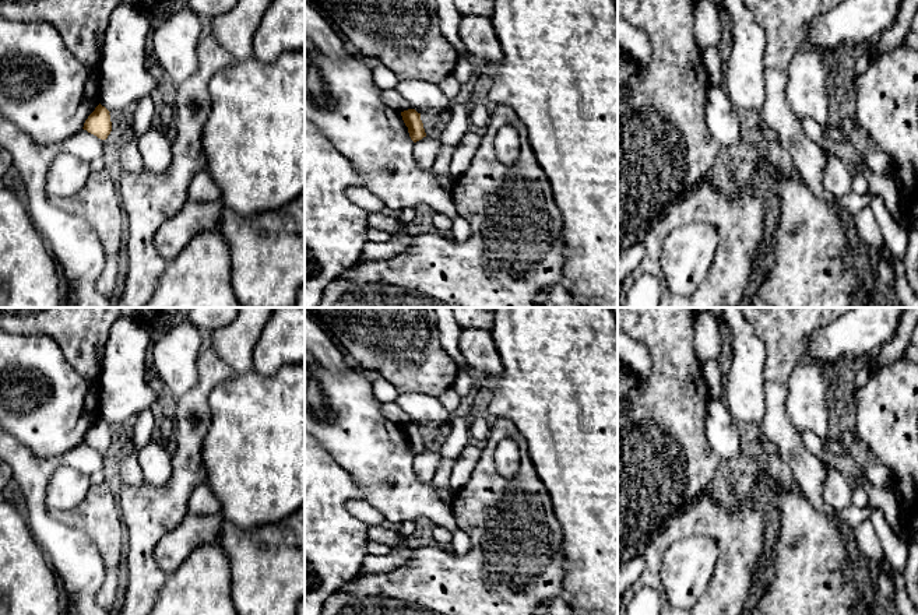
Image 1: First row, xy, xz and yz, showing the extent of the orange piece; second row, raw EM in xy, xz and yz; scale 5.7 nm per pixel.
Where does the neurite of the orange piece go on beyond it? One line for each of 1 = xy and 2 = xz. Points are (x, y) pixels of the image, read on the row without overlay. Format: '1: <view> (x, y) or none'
1: none
2: none

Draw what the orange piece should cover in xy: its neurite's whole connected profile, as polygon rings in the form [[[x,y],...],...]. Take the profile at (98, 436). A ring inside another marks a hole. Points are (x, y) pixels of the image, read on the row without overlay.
[[[99,417],[85,433],[82,442],[101,453],[106,453],[112,444],[112,435],[109,426],[110,425]]]

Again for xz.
[[[408,422],[401,425],[401,429],[414,456],[426,450],[423,436],[421,433],[421,426],[418,426],[415,422]]]

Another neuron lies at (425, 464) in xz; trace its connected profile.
[[[426,449],[422,453],[414,456],[412,468],[416,478],[421,482],[432,482],[437,467],[440,464],[440,454],[437,449]]]

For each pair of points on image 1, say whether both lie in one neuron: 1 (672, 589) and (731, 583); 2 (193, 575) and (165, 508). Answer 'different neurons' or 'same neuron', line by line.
1: different neurons
2: different neurons

